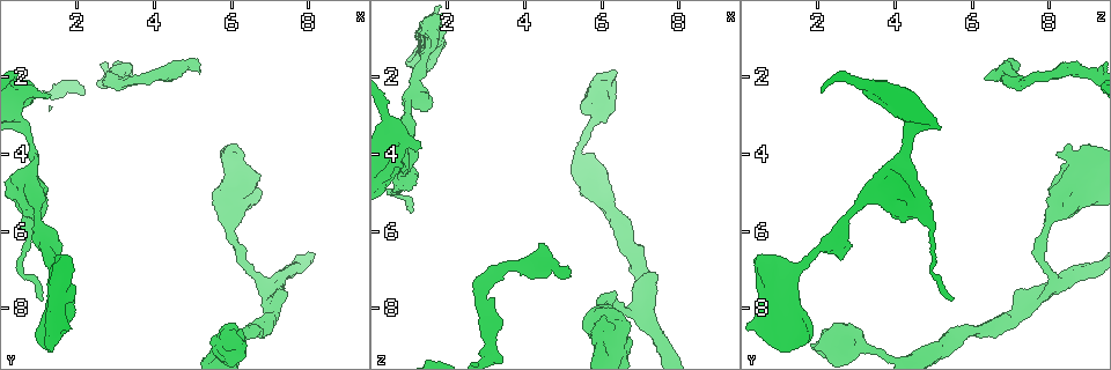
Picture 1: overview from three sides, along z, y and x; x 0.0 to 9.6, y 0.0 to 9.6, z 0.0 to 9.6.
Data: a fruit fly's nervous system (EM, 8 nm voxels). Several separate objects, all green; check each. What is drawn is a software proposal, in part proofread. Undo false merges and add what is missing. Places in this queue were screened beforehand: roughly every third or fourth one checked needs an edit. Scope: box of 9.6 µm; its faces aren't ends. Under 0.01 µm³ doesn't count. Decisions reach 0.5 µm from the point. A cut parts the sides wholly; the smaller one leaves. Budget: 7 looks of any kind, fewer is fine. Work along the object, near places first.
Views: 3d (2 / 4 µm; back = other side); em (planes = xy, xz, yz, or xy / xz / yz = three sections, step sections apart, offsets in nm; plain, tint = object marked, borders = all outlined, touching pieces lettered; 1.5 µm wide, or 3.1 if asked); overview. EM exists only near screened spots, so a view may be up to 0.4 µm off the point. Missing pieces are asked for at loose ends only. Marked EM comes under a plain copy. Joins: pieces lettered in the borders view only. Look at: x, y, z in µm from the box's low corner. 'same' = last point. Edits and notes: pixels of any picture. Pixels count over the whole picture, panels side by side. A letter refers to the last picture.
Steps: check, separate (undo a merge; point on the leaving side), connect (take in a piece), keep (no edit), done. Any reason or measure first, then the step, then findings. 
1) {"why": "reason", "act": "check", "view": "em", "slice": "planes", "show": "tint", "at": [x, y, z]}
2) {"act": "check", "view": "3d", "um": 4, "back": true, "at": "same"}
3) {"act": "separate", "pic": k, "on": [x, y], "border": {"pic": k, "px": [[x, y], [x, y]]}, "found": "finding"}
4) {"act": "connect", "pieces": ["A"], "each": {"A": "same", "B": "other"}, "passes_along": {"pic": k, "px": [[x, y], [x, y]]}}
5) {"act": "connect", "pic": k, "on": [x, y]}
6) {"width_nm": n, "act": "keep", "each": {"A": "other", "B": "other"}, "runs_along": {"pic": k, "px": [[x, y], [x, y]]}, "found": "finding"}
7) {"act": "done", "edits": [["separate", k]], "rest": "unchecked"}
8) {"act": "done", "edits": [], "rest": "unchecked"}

{"why": "an open end", "act": "check", "view": "3d", "um": 4, "at": [5.15, 1.85, 7.05]}

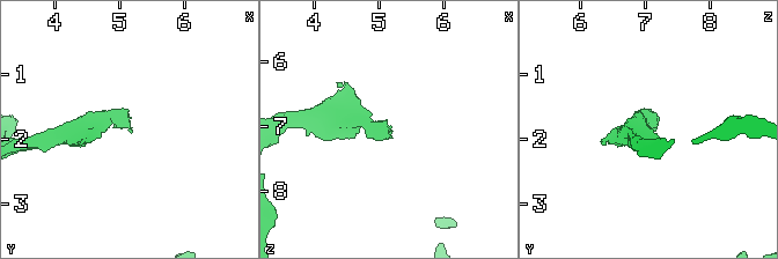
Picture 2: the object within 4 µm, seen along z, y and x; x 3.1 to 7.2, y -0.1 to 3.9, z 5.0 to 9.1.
{"act": "check", "view": "em", "slice": "xz", "step": 8, "show": "borders", "at": [5.15, 1.80, 7.05]}

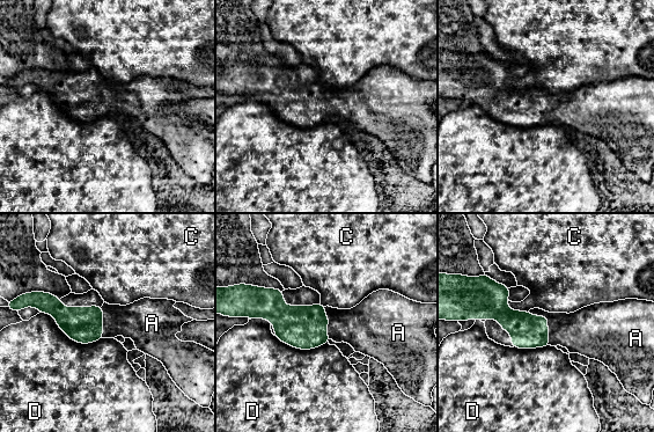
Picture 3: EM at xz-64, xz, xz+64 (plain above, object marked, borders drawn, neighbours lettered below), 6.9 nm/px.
{"act": "check", "view": "em", "slice": "planes", "show": "borders", "at": "same"}

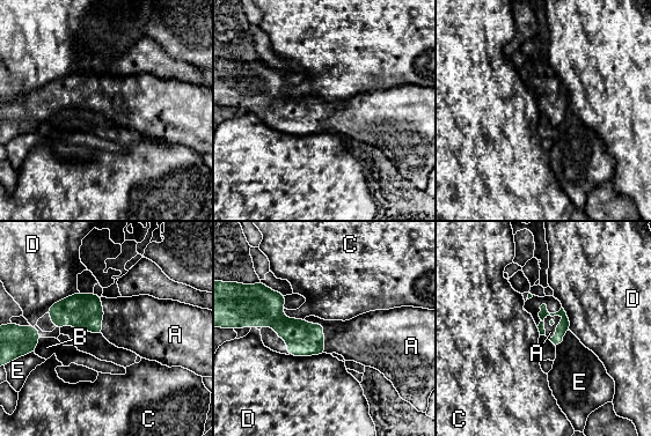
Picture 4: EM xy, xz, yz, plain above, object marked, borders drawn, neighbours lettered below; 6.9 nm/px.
{"longest_contact_nm": ["D", 260], "act": "connect", "pieces": ["A"], "each": {"A": "same", "B": "other", "C": "other", "D": "other", "E": "other"}, "found": "the neuron continues"}

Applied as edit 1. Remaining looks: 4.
{"act": "check", "view": "overview"}

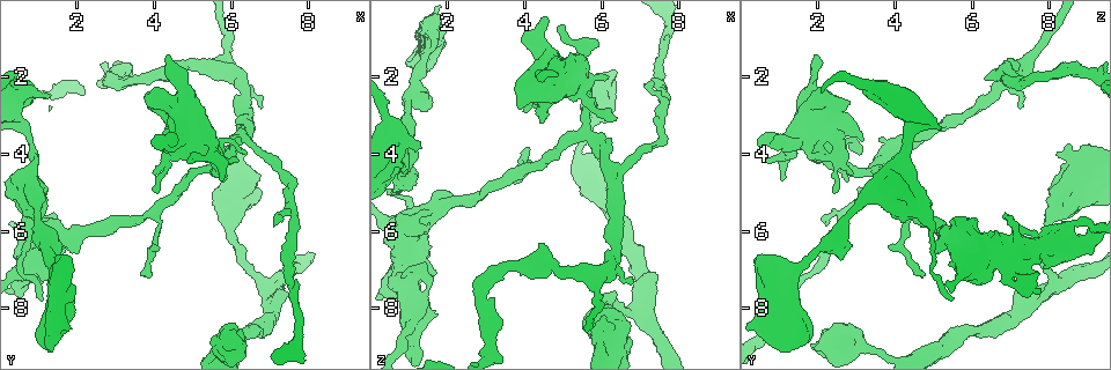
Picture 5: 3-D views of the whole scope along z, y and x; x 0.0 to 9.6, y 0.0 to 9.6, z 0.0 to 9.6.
{"why": "an open end", "act": "check", "view": "em", "slice": "planes", "show": "borders", "at": [6.75, 2.80, 7.20]}

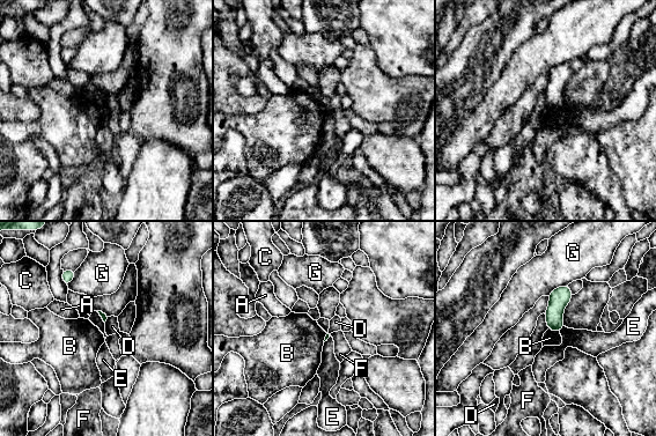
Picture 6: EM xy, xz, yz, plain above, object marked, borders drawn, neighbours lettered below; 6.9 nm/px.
{"act": "keep", "each": {"A": "other", "B": "other", "C": "other", "D": "other", "E": "other", "F": "other", "G": "other"}, "border": {"pic": 6, "px": [[547, 329], [559, 332]]}, "found": "none of them fits"}

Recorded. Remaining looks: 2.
{"why": "an open end", "act": "check", "view": "em", "slice": "planes", "show": "borders", "at": [1.15, 7.75, 5.35]}

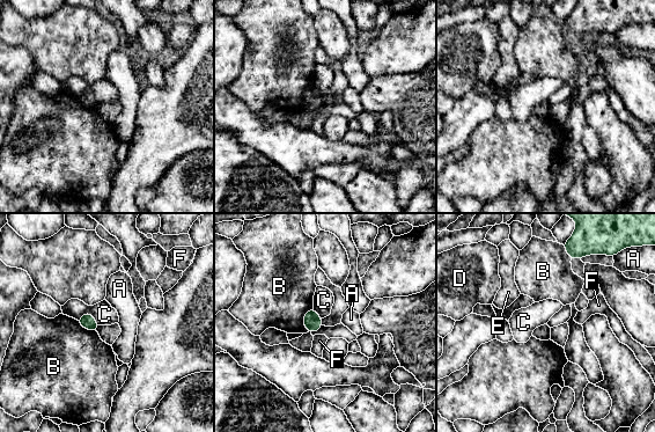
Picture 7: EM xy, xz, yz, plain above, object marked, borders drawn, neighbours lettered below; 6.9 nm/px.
{"act": "keep", "each": {"A": "other", "B": "other", "C": "other", "D": "other", "E": "other", "F": "other"}, "border": {"pic": 7, "px": [[76, 319], [88, 312], [100, 324]]}, "found": "none of them fits"}

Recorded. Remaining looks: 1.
{"act": "done", "edits": [["connect", 4]], "rest": "unchecked"}

